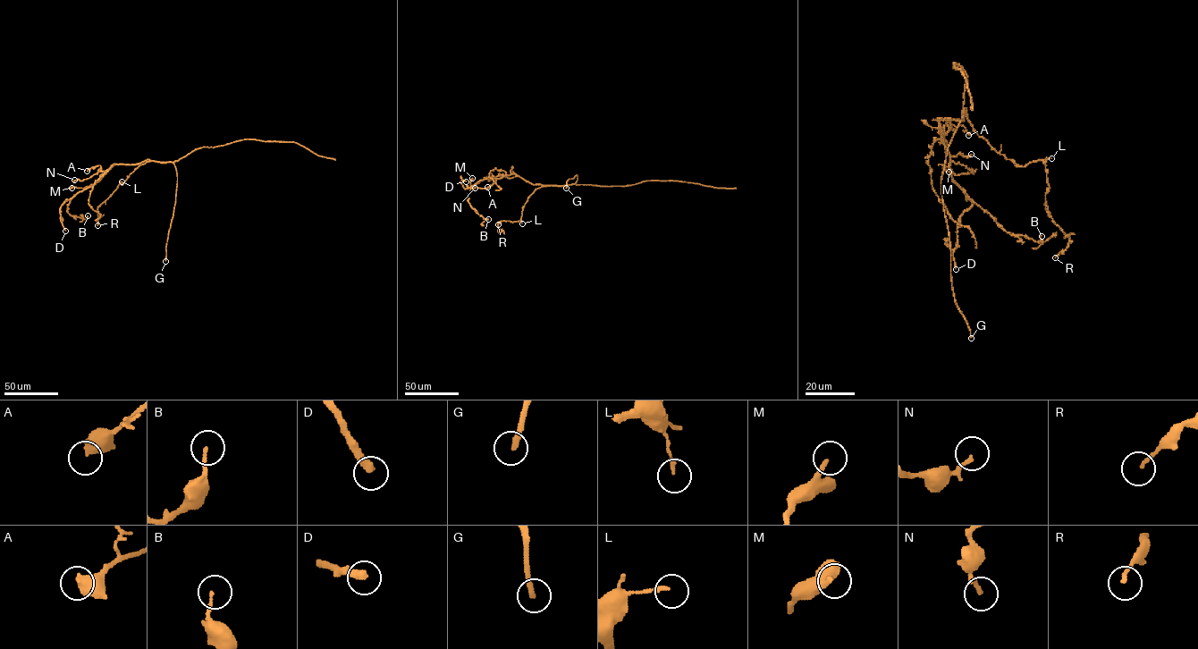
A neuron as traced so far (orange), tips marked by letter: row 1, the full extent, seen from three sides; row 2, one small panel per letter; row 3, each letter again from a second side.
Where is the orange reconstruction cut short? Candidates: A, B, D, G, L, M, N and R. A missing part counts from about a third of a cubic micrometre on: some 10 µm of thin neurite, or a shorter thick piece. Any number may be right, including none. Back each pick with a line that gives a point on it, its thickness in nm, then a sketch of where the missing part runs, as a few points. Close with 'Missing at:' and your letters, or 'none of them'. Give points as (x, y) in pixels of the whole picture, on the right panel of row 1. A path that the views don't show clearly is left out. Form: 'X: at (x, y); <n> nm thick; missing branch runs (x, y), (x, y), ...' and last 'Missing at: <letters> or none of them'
D: at (956, 269); 360 nm thick
G: at (971, 338); 240 nm thick
Missing at: D, G

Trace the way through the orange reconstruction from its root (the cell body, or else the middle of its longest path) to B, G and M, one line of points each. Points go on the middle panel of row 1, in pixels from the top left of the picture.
B: (573, 184), (532, 184), (514, 173), (480, 180), (471, 188), (468, 201), (479, 214), (488, 219)
G: (573, 184), (577, 181), (577, 174), (567, 181), (566, 188)
M: (573, 184), (532, 184), (510, 173), (497, 178), (487, 188), (480, 189), (470, 184), (472, 178)

